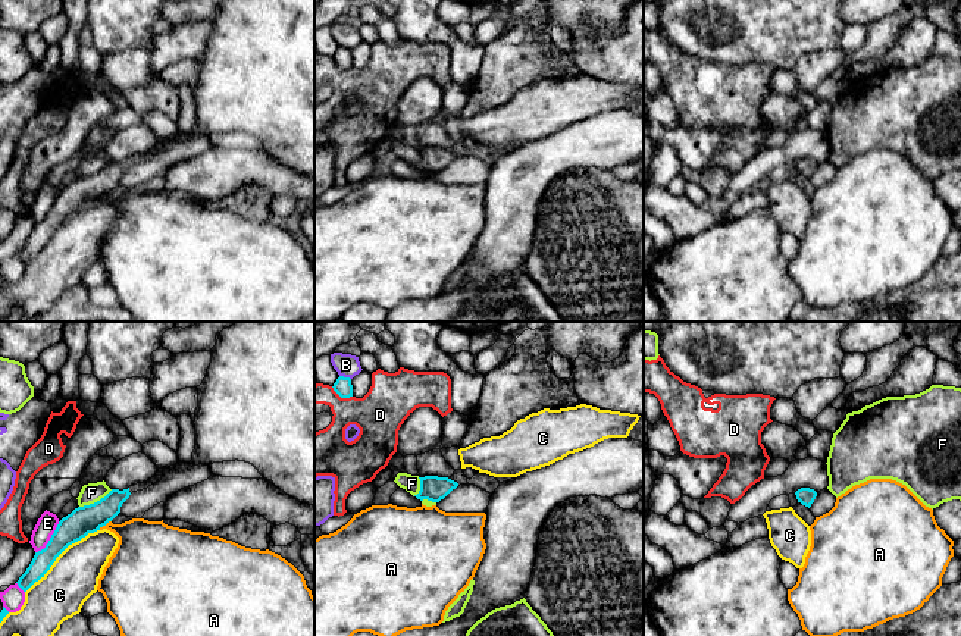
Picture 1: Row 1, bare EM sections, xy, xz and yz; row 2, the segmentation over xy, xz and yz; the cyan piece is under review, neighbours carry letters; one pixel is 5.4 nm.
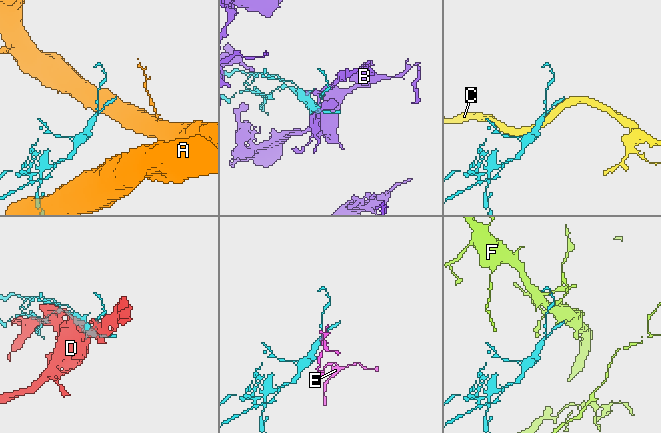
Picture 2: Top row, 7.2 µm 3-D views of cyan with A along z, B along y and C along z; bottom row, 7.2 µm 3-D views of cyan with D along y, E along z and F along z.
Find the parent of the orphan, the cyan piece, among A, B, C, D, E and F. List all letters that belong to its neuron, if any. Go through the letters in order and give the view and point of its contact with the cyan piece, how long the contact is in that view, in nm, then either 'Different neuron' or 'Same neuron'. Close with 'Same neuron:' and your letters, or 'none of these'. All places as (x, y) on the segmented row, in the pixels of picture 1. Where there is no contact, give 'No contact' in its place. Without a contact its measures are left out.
A: Touches cyan at xy (105, 525). Shared border 90 nm. Different neuron
B: Touches cyan at xz (346, 378). Shared border 70 nm. Different neuron
C: Touches cyan at xy (60, 553). Shared border 550 nm. Different neuron
D: Touches cyan at xz (341, 397). Shared border 130 nm. Different neuron
E: Touches cyan at xy (50, 539). Shared border 220 nm. Different neuron
F: Touches cyan at xy (97, 501). Shared border 200 nm. Different neuron
Same neuron: none of these

